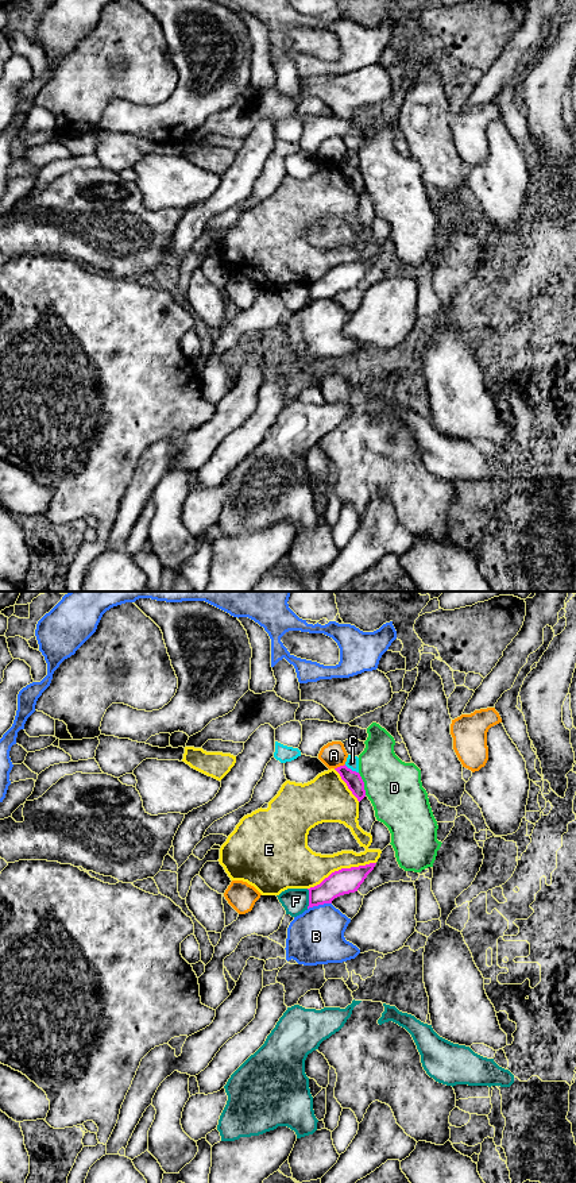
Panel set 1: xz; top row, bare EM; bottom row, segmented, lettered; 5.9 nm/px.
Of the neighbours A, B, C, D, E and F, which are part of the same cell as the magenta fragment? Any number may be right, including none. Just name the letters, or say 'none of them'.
none of them

